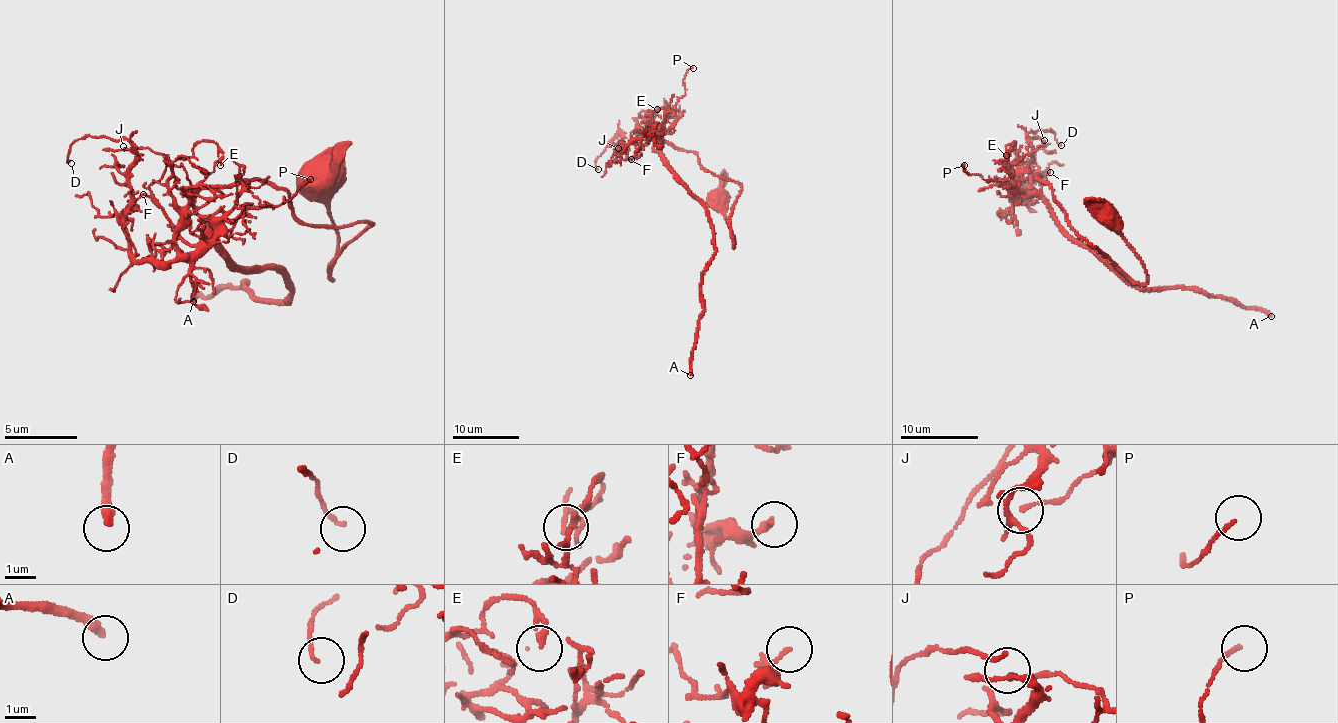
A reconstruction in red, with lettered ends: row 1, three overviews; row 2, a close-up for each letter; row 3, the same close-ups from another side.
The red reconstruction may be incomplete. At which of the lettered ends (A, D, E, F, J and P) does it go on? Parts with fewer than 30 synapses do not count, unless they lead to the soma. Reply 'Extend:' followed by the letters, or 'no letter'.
Extend: A

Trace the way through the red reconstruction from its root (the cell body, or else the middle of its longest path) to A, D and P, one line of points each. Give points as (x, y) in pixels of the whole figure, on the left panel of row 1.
A: (324, 173), (334, 281), (370, 224), (315, 225), (243, 181), (193, 213), (289, 300), (243, 278), (193, 301)
D: (324, 173), (334, 281), (363, 220), (205, 188), (198, 244), (151, 261), (133, 155), (93, 134), (71, 163)
P: (324, 173), (334, 281), (363, 220), (315, 225), (258, 181), (205, 188), (193, 206), (216, 225), (310, 179)

